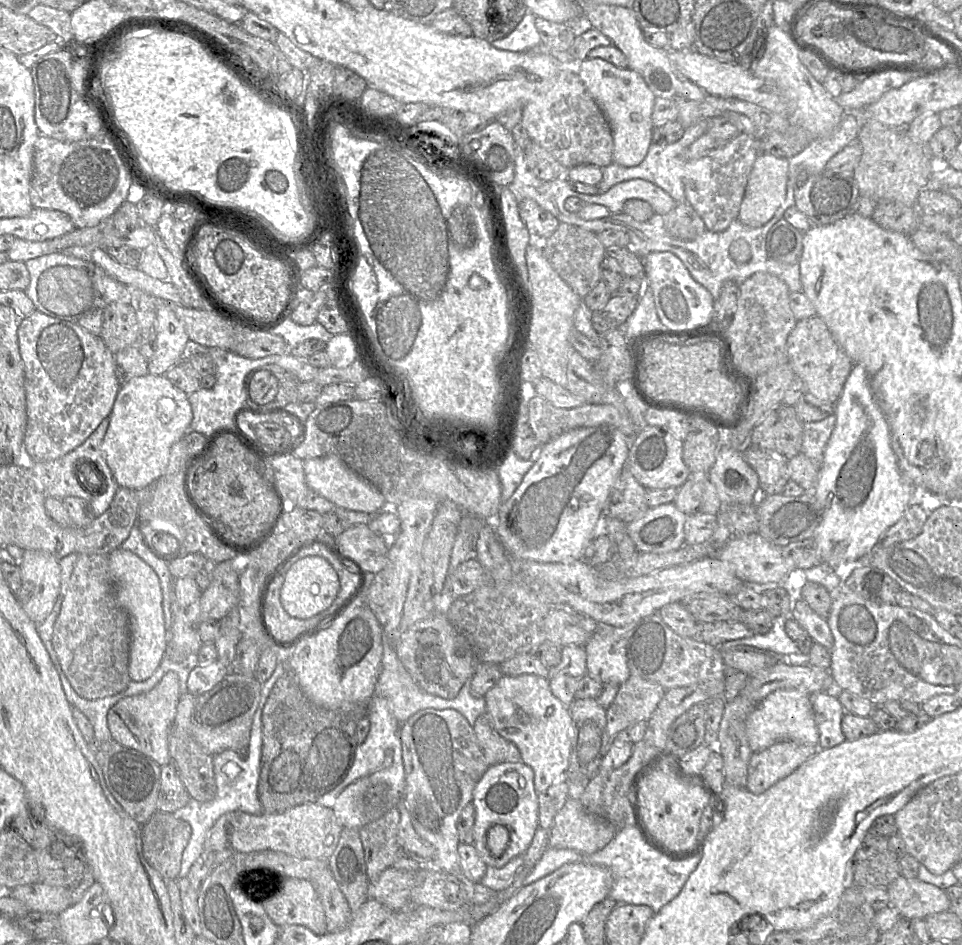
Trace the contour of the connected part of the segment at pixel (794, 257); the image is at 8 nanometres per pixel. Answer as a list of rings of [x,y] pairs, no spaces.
[[[780,219],[766,236],[766,251],[770,258],[784,264],[799,264],[803,252],[803,233],[785,219]]]

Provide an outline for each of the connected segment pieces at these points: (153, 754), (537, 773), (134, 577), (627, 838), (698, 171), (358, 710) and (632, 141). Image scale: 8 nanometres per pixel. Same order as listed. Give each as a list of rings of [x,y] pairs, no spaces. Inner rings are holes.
[[[169,671],[150,691],[122,698],[107,713],[112,739],[153,759],[161,767],[169,764],[168,739],[180,698],[178,675]]]
[[[534,674],[504,675],[484,698],[496,731],[517,746],[522,762],[533,769],[537,794],[564,779],[572,747],[572,718],[569,707],[552,693],[549,679]]]
[[[120,547],[107,555],[116,599],[129,617],[129,676],[132,681],[141,682],[151,677],[158,668],[167,646],[160,581],[148,564],[128,550]]]
[[[628,826],[618,830],[615,837],[603,849],[593,854],[548,847],[523,880],[523,886],[536,882],[565,864],[581,862],[599,865],[607,868],[613,877],[609,898],[617,903],[647,905],[657,913],[681,892],[690,874],[698,867],[701,858],[702,853],[686,860],[671,860],[646,844],[634,826]]]
[[[740,132],[717,152],[685,164],[682,181],[686,203],[703,219],[708,231],[722,232],[738,218],[749,175],[758,154],[758,142]]]
[[[288,664],[277,679],[262,711],[262,755],[258,782],[258,798],[263,813],[281,814],[305,803],[314,803],[335,789],[346,778],[356,752],[357,723],[367,717],[367,705],[328,710],[316,705],[302,690],[298,677]]]
[[[600,58],[578,62],[576,72],[607,119],[613,137],[613,162],[624,167],[639,165],[652,143],[652,113],[656,97],[643,77]]]

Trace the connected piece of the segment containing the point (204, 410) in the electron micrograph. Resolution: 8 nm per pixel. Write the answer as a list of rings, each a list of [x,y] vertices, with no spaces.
[[[188,341],[184,348],[186,354],[208,354],[216,365],[216,382],[210,389],[200,388],[188,396],[192,409],[190,431],[196,431],[210,438],[226,429],[233,428],[235,420],[246,407],[245,377],[253,370],[267,365],[265,358],[249,359],[239,356],[229,350],[218,347],[206,347],[193,341]]]

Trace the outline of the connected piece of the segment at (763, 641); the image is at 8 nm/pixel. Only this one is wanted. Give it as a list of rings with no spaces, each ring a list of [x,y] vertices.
[[[789,615],[774,617],[772,628],[765,634],[754,633],[750,637],[726,641],[719,646],[722,650],[727,651],[731,651],[737,646],[751,646],[777,655],[802,655],[796,643],[785,631],[785,622],[788,617]]]

